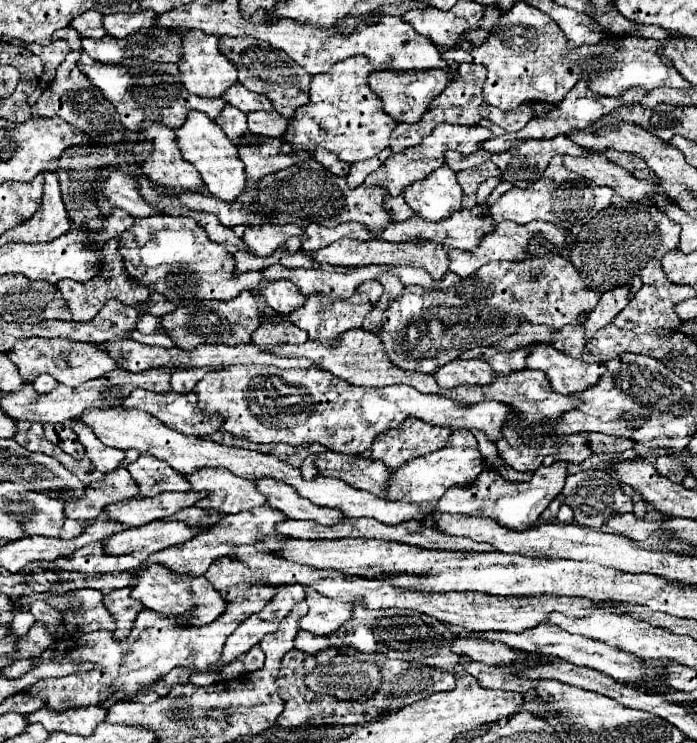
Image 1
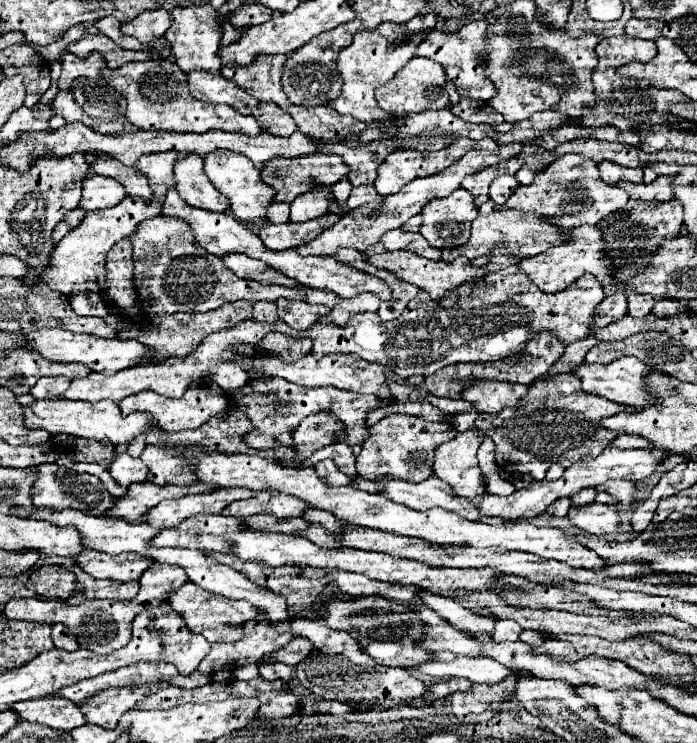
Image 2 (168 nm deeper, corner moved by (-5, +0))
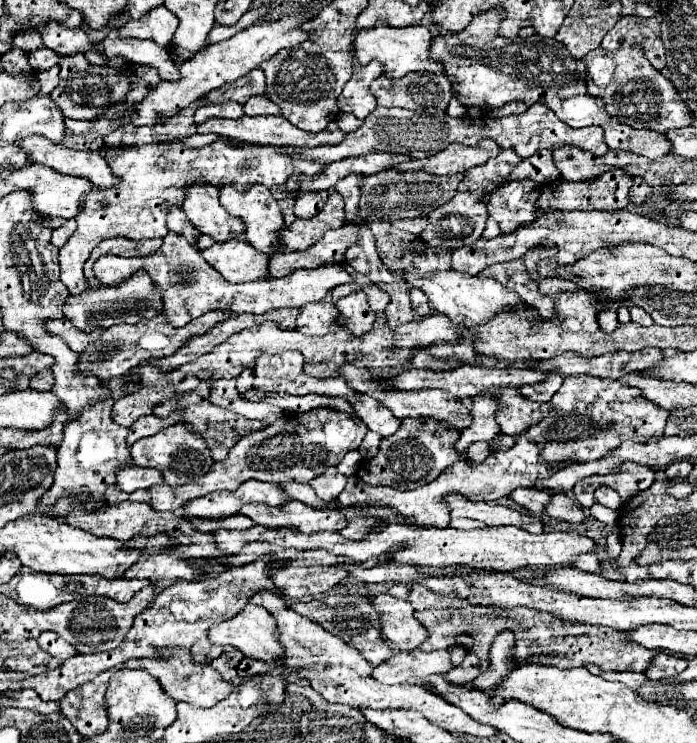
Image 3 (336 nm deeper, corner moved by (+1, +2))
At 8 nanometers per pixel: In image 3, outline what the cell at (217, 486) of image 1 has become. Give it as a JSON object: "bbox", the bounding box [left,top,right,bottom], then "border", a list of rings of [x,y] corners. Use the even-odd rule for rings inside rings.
{"bbox":[241,501,347,533],"border":[[[291,501],[283,507],[265,507],[265,505],[245,505],[241,509],[255,525],[267,529],[281,529],[289,527],[301,533],[315,533],[315,531],[341,531],[347,527],[347,517],[333,511],[327,513],[323,509],[309,507],[301,501]]]}

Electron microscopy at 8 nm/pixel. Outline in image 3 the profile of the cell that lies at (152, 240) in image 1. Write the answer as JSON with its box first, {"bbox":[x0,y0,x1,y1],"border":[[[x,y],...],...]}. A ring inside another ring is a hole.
{"bbox":[93,233,349,327],"border":[[[169,233],[163,239],[161,251],[165,251],[165,255],[153,253],[153,255],[137,257],[137,259],[119,259],[119,261],[115,259],[115,263],[119,263],[121,267],[117,269],[115,265],[113,271],[95,271],[95,265],[93,265],[93,275],[99,279],[101,285],[111,287],[121,283],[125,277],[129,277],[137,269],[145,269],[153,277],[153,283],[157,285],[157,289],[163,293],[163,299],[165,299],[163,315],[173,327],[183,327],[189,321],[215,309],[241,315],[241,313],[267,313],[271,309],[281,309],[281,307],[303,307],[305,303],[317,303],[325,299],[325,295],[331,289],[335,289],[337,285],[343,285],[349,279],[347,271],[339,263],[327,263],[317,269],[297,269],[291,275],[281,279],[261,279],[253,283],[233,285],[221,279],[221,275],[203,261],[201,251],[195,249],[177,233]]]}

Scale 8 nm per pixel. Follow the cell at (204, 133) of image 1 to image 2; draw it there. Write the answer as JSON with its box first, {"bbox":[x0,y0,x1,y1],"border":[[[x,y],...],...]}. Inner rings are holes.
{"bbox":[203,149,275,227],"border":[[[215,149],[203,157],[203,169],[205,169],[207,177],[213,181],[213,185],[217,187],[217,191],[229,199],[229,211],[241,223],[255,221],[259,227],[263,227],[267,223],[265,209],[273,201],[275,193],[271,187],[267,187],[261,181],[259,171],[249,157],[243,157],[243,153],[231,153],[229,149]]]}

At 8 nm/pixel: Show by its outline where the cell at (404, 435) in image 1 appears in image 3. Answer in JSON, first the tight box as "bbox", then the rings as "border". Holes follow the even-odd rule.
{"bbox":[357,419,461,491],"border":[[[403,419],[401,427],[391,437],[381,441],[379,453],[373,459],[361,463],[357,475],[369,485],[385,485],[399,491],[417,489],[437,479],[437,475],[449,465],[457,463],[457,449],[453,443],[457,443],[459,435],[461,433],[457,429],[447,429],[433,419]]]}

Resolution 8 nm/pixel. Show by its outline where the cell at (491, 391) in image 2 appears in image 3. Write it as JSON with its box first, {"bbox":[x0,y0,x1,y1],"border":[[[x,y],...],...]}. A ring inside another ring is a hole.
{"bbox":[493,387,551,435],"border":[[[513,387],[493,391],[499,393],[501,409],[497,411],[497,423],[501,425],[501,431],[505,435],[521,435],[525,429],[539,423],[551,411],[551,403],[533,403],[517,395],[517,389]]]}

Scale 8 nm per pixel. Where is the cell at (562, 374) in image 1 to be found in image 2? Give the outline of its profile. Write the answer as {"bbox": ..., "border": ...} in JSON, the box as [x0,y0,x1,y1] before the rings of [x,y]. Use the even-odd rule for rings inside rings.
{"bbox":[573,357,651,407],"border":[[[621,357],[609,365],[581,363],[573,371],[577,373],[585,393],[633,407],[643,407],[651,401],[643,383],[649,369],[637,357]]]}

